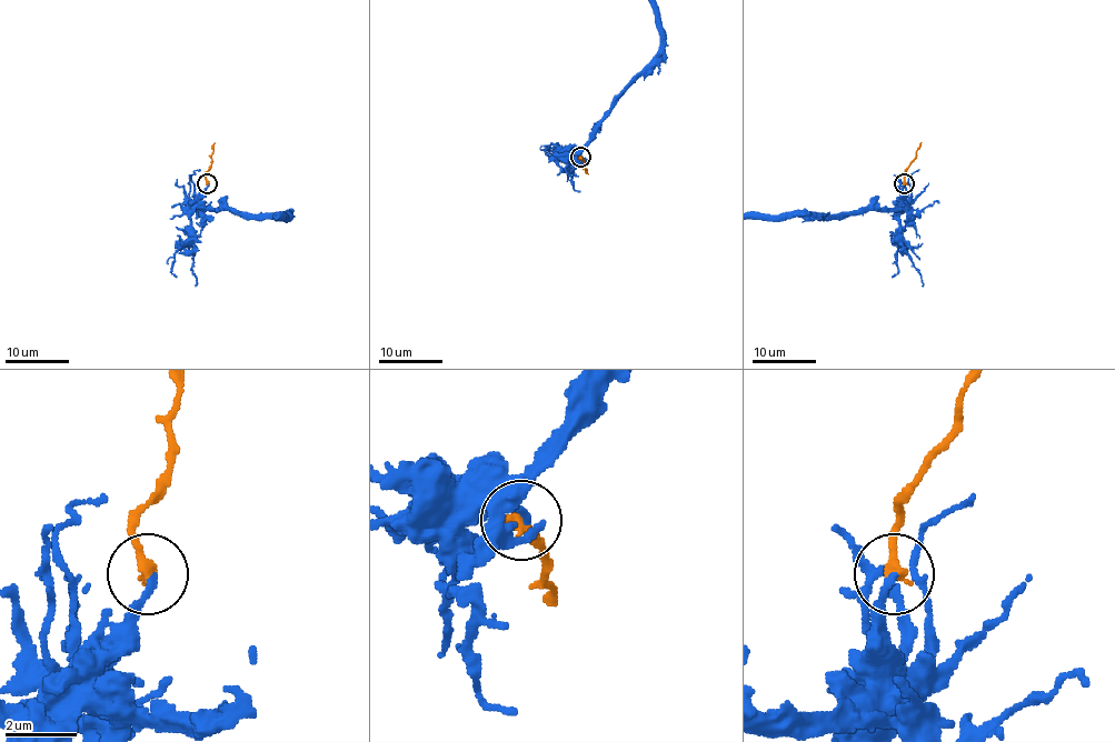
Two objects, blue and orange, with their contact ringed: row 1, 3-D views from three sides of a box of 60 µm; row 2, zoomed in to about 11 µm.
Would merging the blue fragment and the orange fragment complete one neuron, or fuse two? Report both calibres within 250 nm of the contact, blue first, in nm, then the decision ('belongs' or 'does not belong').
calibres 190 and 300 nm; belongs

